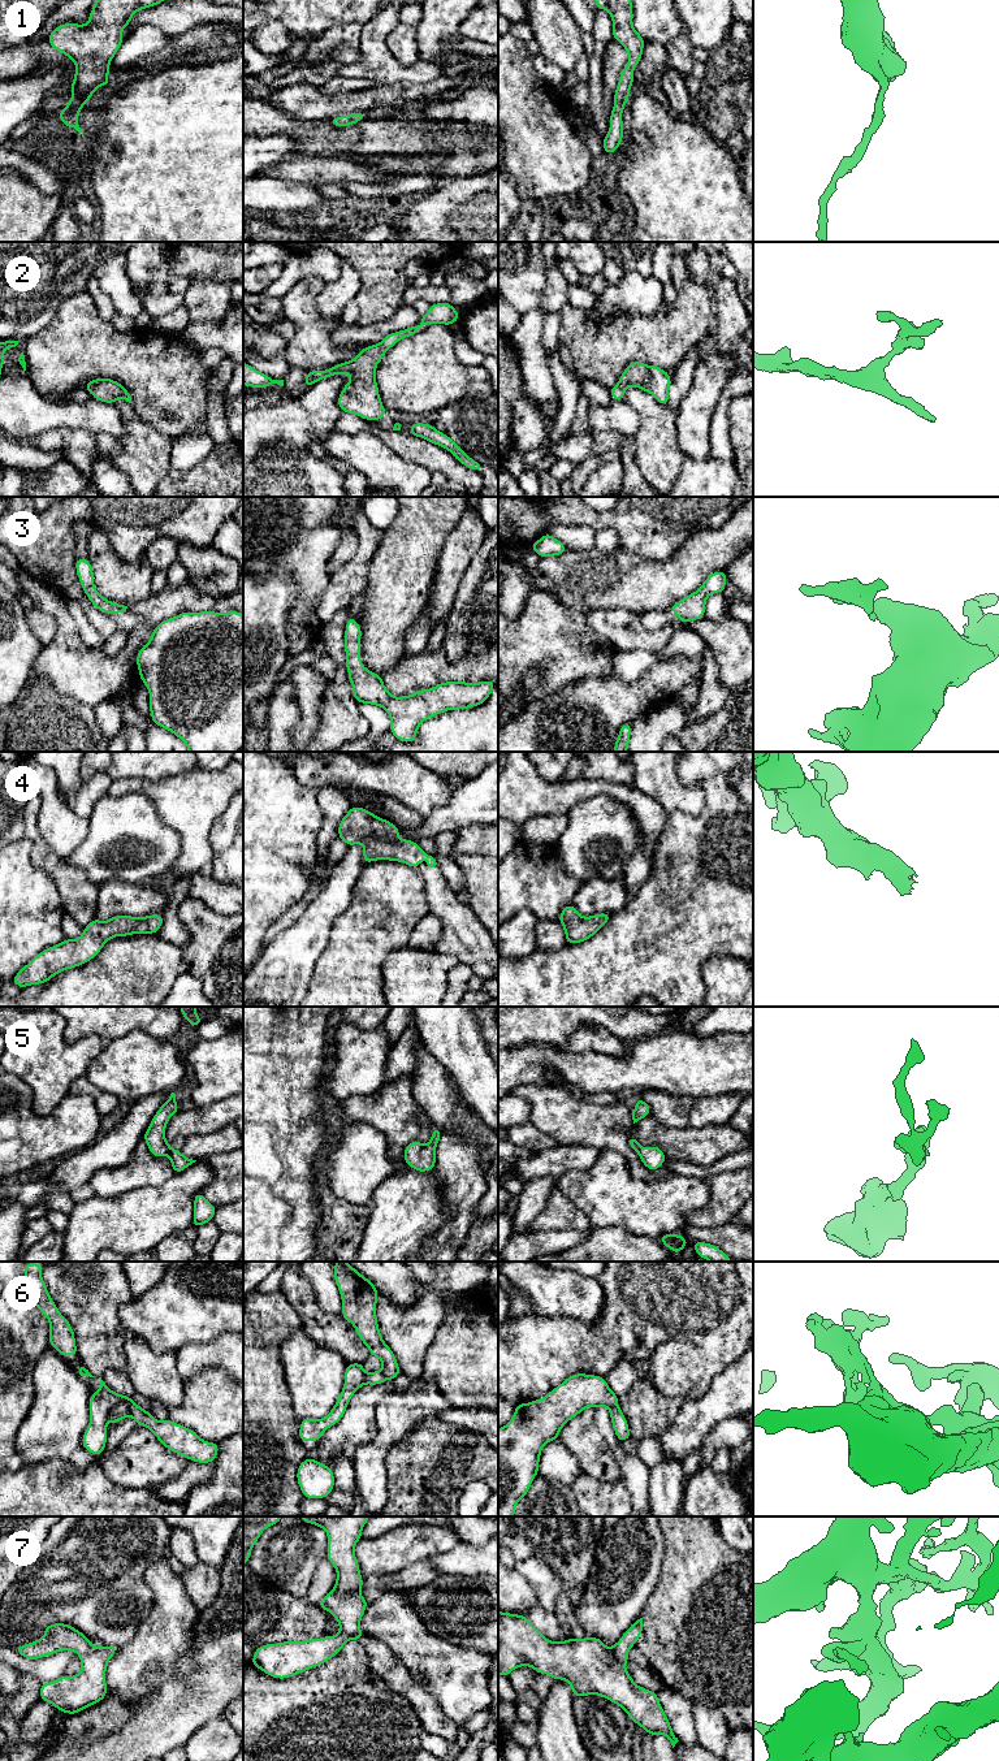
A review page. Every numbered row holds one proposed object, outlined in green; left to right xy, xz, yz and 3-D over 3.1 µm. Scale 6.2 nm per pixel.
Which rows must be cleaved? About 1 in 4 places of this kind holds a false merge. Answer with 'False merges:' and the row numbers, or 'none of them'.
False merges: 6

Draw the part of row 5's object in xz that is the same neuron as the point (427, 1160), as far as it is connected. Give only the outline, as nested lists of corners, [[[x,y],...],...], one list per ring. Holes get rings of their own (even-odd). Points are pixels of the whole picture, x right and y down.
[[[434,1128],[432,1137],[428,1141],[429,1146],[414,1141],[405,1147],[403,1156],[405,1163],[418,1172],[428,1172],[434,1169],[436,1165],[436,1147],[441,1139],[441,1129]]]

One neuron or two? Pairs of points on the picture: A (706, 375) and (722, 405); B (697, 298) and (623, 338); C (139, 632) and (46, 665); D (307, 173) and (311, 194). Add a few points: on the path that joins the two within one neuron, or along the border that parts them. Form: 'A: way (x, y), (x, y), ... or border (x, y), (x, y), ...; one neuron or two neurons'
A: border (736, 372), (729, 379), (722, 390), (709, 427); two neurons
B: way (679, 316), (657, 338), (641, 338); one neuron
C: way (122, 657), (115, 665), (70, 665); one neuron
D: border (280, 177), (316, 186); two neurons

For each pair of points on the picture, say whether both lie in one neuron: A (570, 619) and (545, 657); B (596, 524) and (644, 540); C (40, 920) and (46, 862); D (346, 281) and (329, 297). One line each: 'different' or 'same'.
A: same
B: same
C: different
D: same

